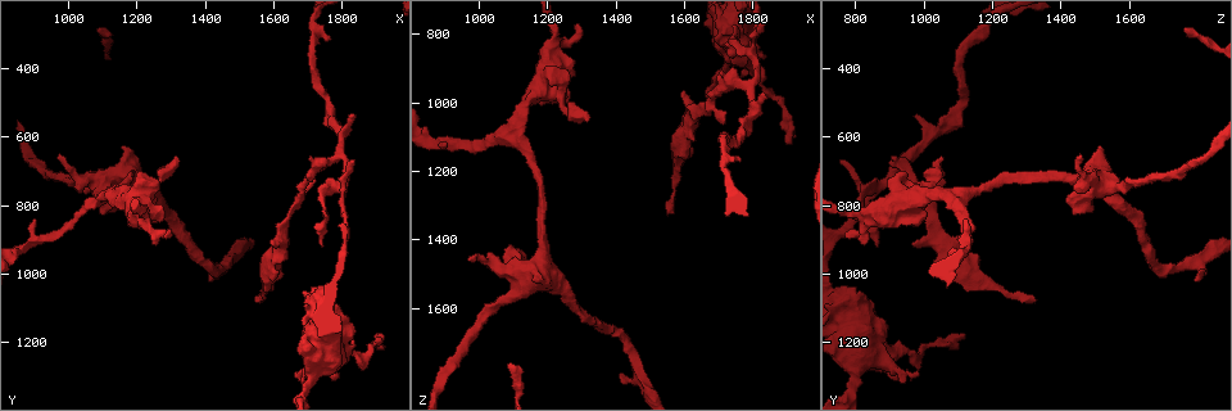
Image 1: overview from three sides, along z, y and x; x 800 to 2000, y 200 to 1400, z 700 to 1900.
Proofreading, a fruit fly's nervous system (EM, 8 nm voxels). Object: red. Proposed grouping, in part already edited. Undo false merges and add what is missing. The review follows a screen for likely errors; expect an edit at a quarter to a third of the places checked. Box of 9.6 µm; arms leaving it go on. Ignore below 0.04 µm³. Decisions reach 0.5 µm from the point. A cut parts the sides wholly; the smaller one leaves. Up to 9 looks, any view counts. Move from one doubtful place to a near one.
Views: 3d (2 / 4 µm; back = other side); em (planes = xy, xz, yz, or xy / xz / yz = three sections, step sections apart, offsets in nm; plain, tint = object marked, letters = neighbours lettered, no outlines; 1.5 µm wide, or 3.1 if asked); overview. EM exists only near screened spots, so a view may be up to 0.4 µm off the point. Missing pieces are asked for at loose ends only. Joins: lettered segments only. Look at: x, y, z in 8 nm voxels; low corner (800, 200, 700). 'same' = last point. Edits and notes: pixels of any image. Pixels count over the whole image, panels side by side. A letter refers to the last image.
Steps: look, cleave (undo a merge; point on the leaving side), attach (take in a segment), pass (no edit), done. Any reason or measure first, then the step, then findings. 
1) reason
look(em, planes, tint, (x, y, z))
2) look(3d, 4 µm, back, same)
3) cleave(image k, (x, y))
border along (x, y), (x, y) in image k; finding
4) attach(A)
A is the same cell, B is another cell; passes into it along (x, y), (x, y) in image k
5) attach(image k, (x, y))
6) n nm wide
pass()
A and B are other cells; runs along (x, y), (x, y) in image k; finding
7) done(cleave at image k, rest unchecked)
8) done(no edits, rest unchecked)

an open end
look(em, planes, letters, (1310, 650, 1060))

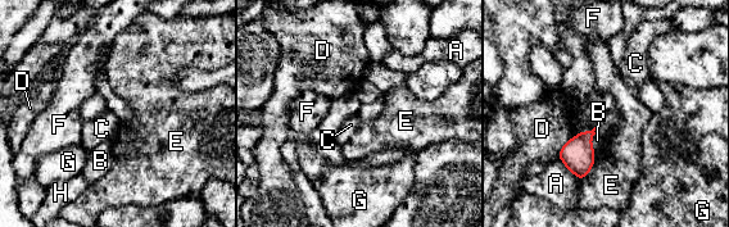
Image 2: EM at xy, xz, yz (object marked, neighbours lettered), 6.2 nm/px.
A touches over 200 nm
pass()
A, B, C, D, E, F, G and H are other cells; none of them fits

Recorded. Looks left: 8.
branch point
look(3d, 2 µm, (1790, 650, 950))

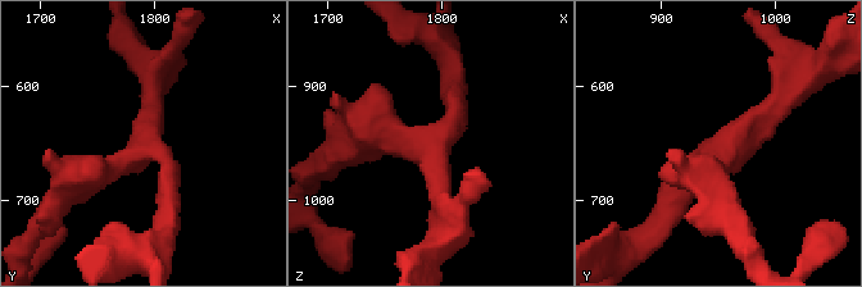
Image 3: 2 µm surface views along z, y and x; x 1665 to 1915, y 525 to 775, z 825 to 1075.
3 arms; arms of 180, 200, 220 nm
look(em, planes, letters, (1792, 654, 954))

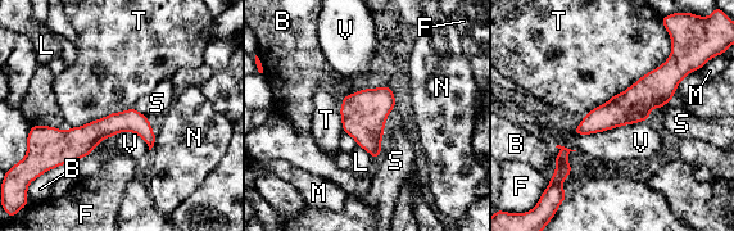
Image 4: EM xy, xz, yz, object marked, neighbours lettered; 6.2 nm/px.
T touches over 700 nm
pass()
B, F, L, M, N, S, T and V are other cells; border along (647, 119), (590, 134), (572, 132) in image 4; all the same neuron

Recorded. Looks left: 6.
free end
look(em, planes, letters, (1900, 1190, 1120))

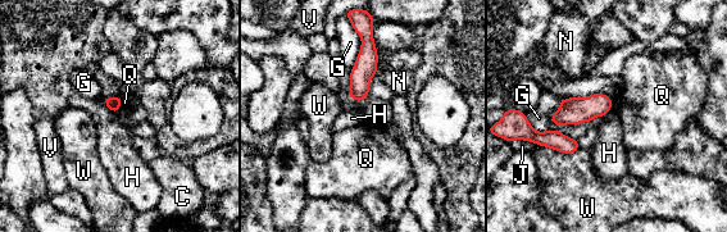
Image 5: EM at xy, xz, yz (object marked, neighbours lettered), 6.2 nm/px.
pass()
C, G, H, J, N, Q, V and W are other cells; border along (101, 99), (117, 114) in image 5; none of them fits

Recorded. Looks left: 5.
an open end
look(em, planes, letters, (1670, 1280, 990))

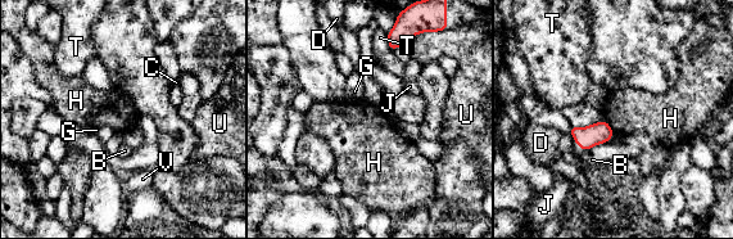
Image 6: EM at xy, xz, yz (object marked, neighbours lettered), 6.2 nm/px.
pass()
B, C, D, G, H, J, T, U and V are other cells; border along (603, 120), (614, 131) in image 6; no lettered segment goes on from it

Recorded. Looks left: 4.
done(no edits, rest unchecked)

